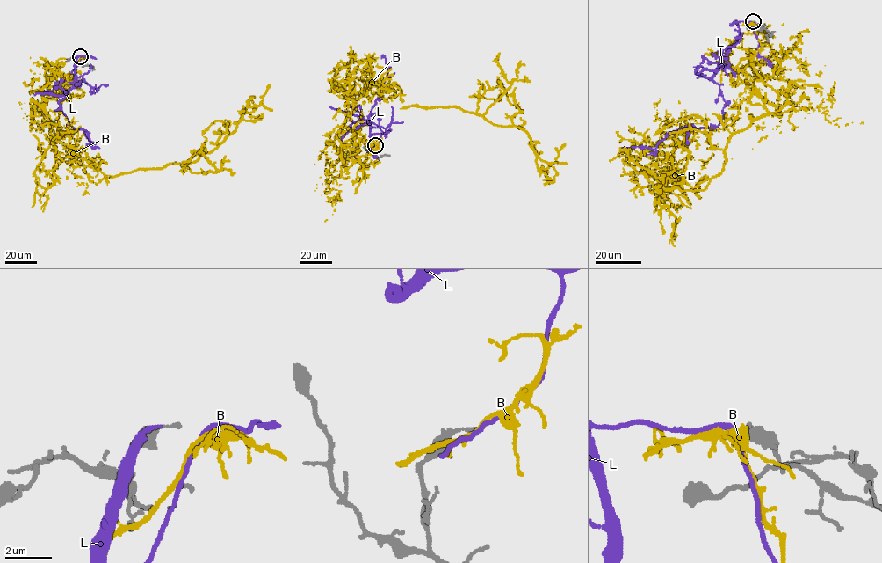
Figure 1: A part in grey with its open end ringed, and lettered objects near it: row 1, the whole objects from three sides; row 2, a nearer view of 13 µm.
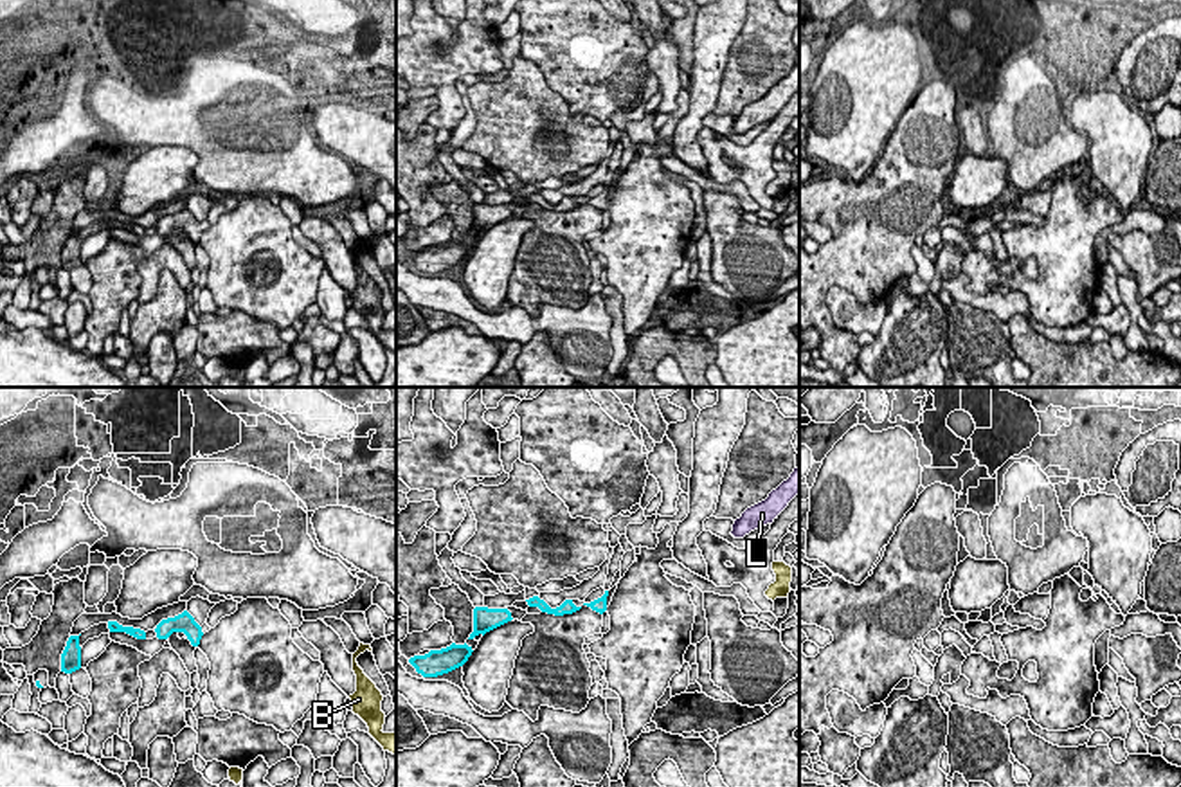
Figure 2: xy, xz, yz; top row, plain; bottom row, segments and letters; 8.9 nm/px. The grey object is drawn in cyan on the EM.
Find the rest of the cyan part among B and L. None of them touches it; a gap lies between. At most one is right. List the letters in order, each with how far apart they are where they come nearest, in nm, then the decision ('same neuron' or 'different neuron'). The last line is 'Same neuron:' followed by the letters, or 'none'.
B: 1150 nm | different neuron
L: 1200 nm | same neuron
Same neuron: L

